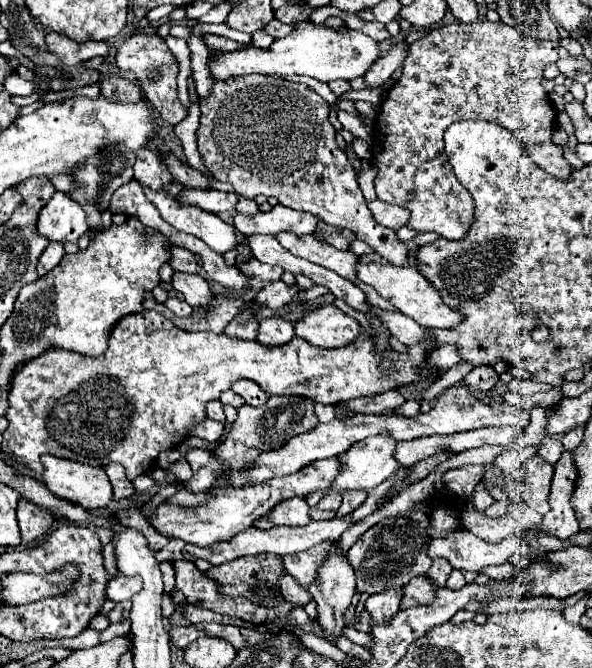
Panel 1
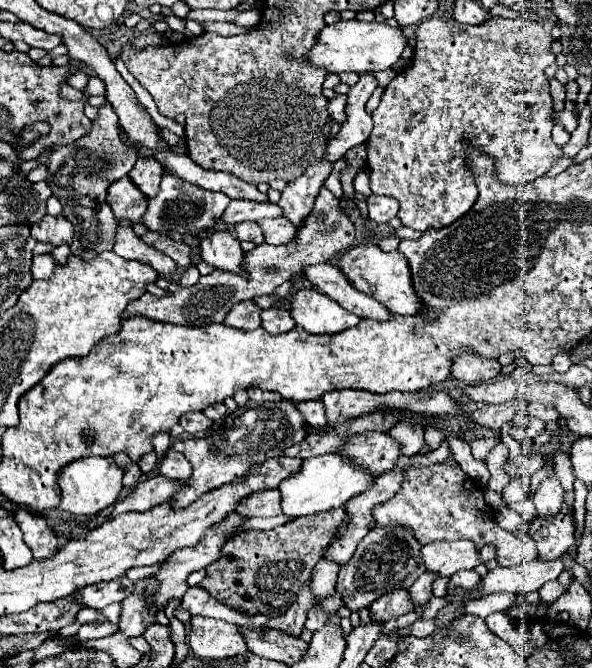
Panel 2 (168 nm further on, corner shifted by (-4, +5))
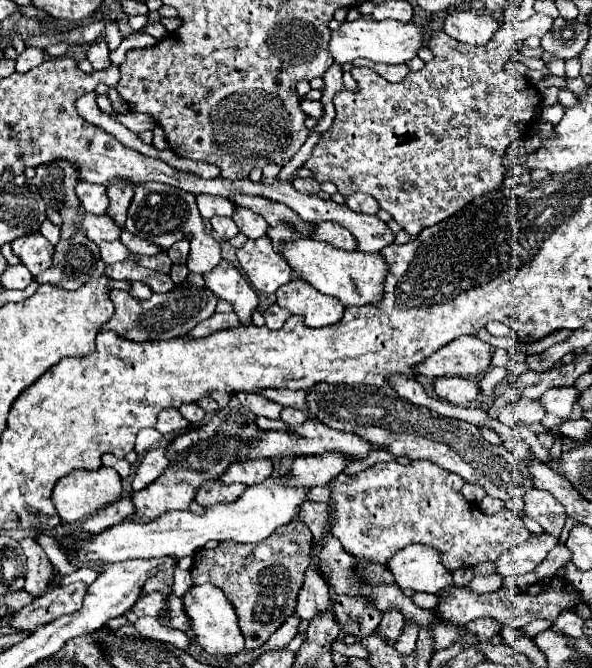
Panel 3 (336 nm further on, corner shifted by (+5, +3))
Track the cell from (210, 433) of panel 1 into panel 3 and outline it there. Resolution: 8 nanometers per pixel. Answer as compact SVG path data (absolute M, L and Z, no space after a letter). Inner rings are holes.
M165 409L159 413L159 421L155 425L157 431L161 431L163 435L179 435L183 431L189 431L191 425L187 423L187 419L177 411L177 409Z

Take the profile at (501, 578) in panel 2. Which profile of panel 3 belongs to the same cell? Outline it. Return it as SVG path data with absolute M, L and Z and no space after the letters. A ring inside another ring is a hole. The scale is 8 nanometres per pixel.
M557 545L555 549L549 551L549 555L545 557L545 561L543 561L533 573L537 575L539 581L541 581L541 579L547 579L547 577L553 577L553 573L555 573L559 567L563 567L565 563L569 563L569 561L571 561L569 549L567 549L565 545Z

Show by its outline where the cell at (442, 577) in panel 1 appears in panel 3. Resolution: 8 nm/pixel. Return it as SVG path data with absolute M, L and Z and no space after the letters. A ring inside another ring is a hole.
M389 611L383 615L383 621L377 627L377 633L381 633L387 641L397 641L405 625L405 615L401 611Z

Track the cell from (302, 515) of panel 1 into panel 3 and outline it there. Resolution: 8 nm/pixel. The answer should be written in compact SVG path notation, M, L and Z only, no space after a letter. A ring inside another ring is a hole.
M219 479L217 481L209 481L205 485L201 485L201 489L197 491L195 501L203 507L213 507L217 503L235 503L243 493L245 493L245 485L235 483L235 485L223 485Z

